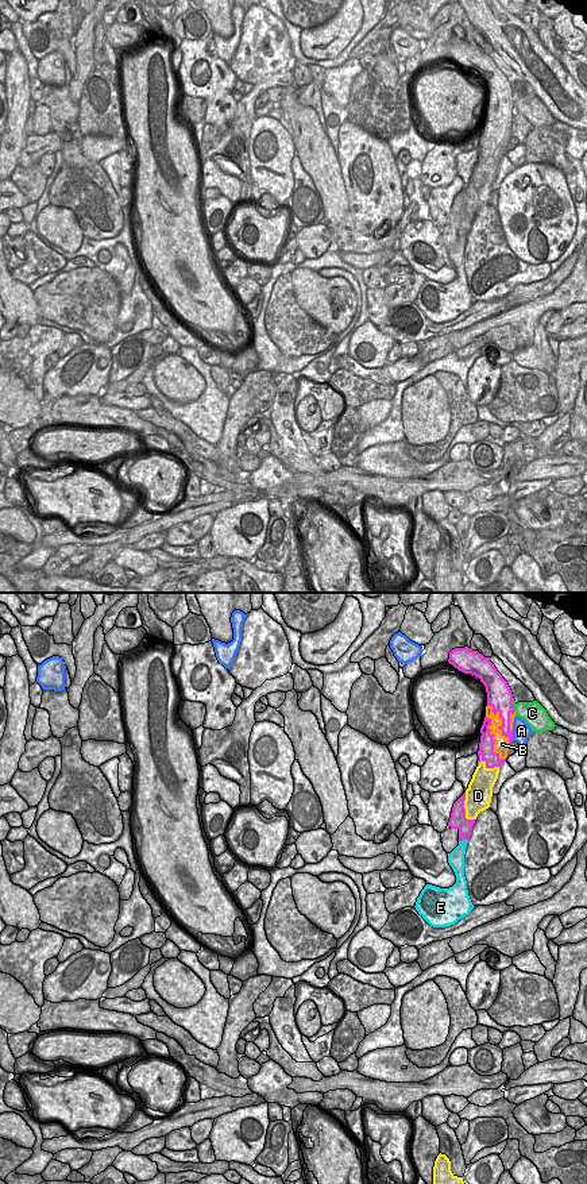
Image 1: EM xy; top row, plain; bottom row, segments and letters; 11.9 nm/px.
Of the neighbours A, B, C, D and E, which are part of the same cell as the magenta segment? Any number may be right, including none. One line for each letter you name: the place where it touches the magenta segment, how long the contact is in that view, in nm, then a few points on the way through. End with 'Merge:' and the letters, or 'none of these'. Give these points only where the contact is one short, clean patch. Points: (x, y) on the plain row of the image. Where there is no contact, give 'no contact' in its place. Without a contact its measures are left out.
D: meets magenta in xy at (487, 162); contact 300 nm long
Merge: D

